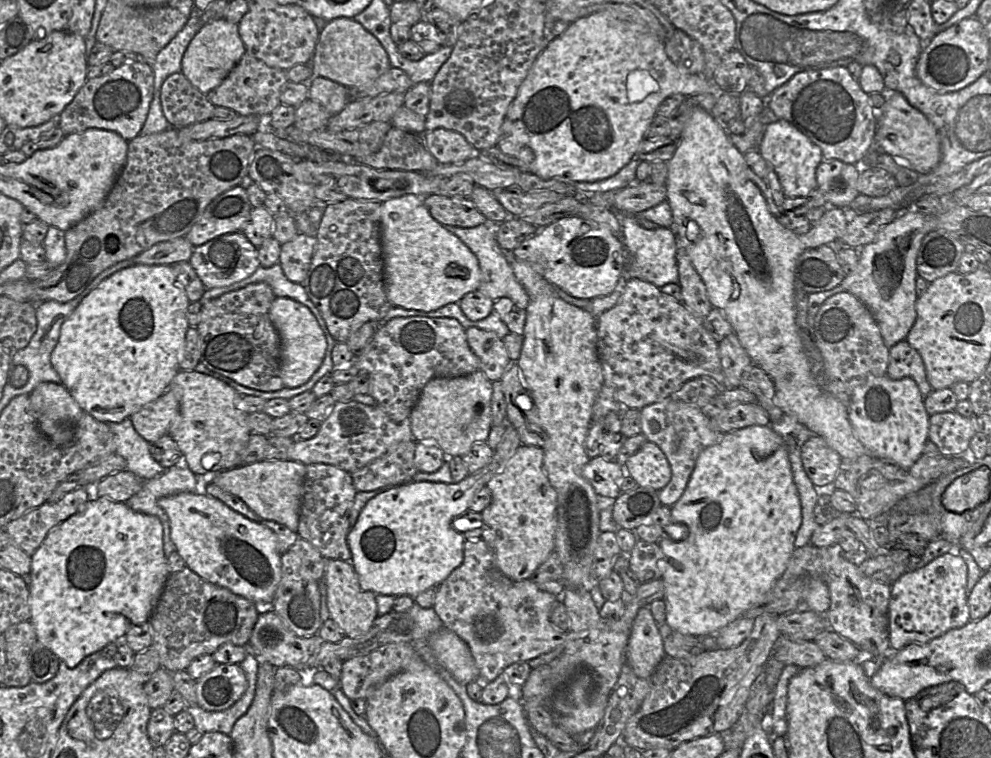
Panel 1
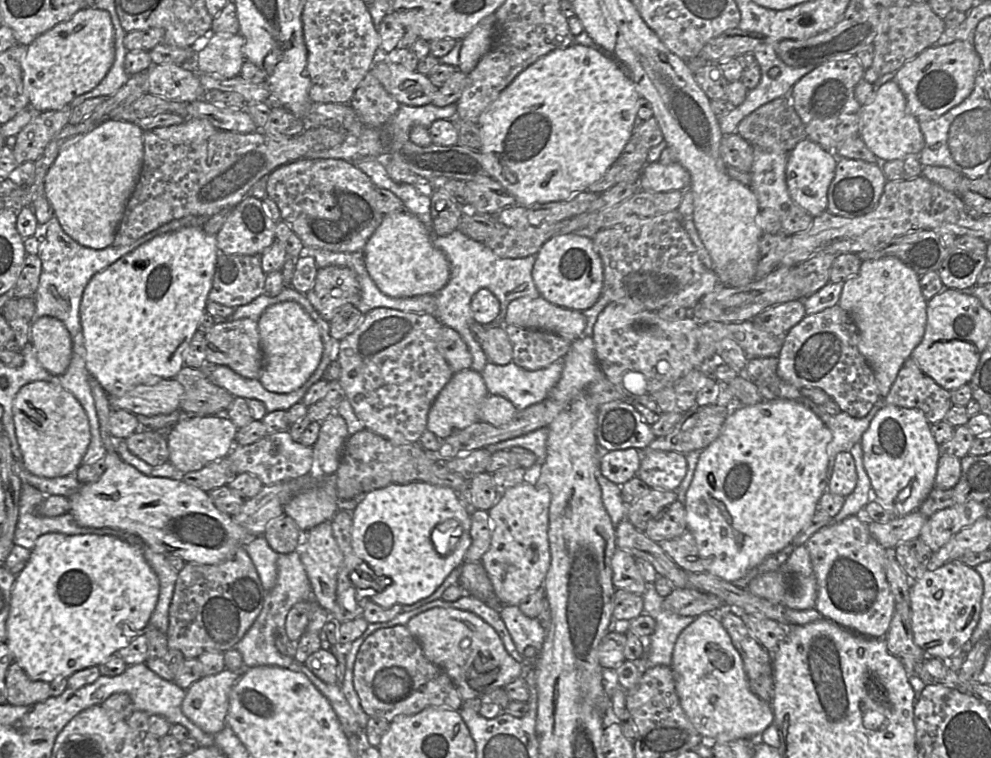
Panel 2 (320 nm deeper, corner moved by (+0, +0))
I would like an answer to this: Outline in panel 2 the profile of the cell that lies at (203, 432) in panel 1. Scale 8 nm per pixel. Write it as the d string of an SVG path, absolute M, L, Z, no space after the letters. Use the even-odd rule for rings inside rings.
M176 379L142 384L120 397L109 397L112 409L122 409L135 415L155 416L179 409L183 387Z

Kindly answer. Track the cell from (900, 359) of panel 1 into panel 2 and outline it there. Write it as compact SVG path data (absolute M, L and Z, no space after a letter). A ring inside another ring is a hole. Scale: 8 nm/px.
M911 357L900 368L884 400L887 405L920 409L930 425L943 421L953 405L950 391L924 374Z

